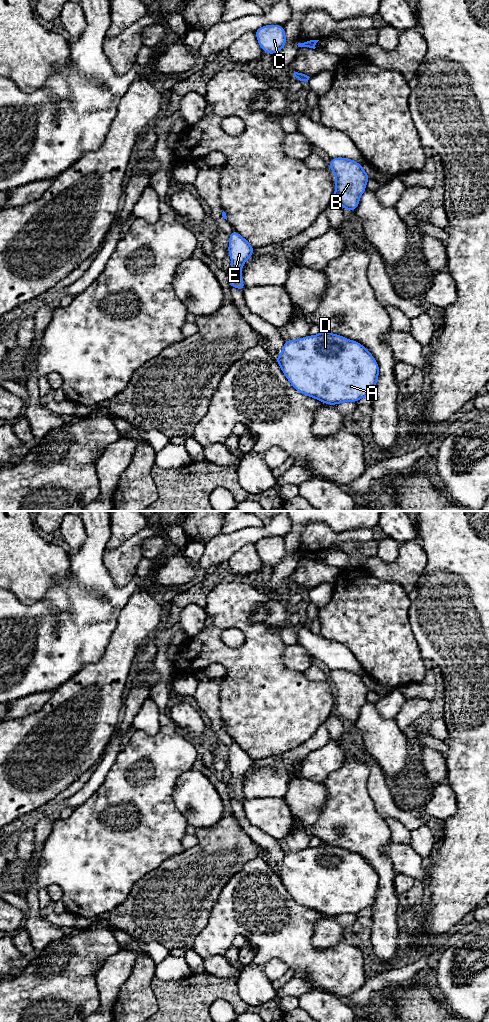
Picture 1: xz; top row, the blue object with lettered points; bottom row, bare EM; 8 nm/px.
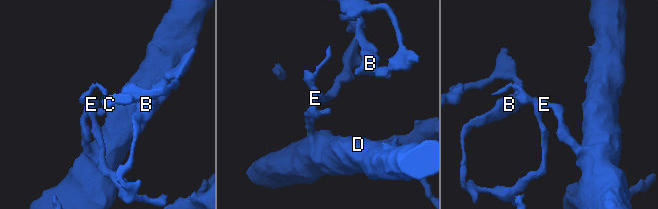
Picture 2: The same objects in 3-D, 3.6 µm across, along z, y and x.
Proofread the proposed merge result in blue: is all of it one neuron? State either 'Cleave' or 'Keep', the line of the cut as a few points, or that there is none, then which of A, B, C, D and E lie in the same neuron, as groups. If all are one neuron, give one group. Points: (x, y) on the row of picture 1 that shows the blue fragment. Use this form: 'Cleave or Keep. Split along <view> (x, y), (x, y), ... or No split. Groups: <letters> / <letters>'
Keep. No split. Groups: A B C D E

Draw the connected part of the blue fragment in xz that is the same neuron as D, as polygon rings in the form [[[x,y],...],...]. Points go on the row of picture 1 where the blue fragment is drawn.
[[[325,330],[315,336],[286,340],[275,360],[299,393],[329,405],[357,402],[372,395],[379,376],[378,362],[363,345]]]

